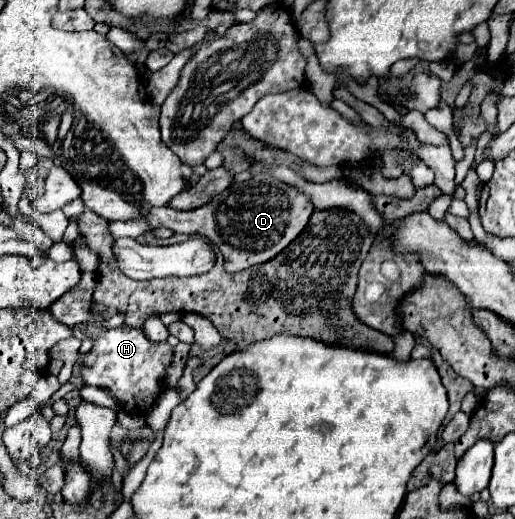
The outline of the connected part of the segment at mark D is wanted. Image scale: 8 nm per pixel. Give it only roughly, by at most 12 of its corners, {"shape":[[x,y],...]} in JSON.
{"shape":[[262,173],[200,209],[112,221],[206,237],[236,273],[276,257],[308,225],[306,195]]}

